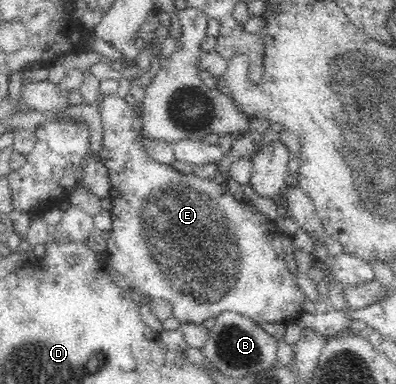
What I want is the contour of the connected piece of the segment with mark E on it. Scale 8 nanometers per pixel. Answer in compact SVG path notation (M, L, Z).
M118 94L102 95L100 99L101 101L96 104L98 111L100 111L100 117L102 117L103 144L97 154L102 159L104 166L106 166L106 172L110 177L110 197L112 200L112 209L109 211L112 217L112 229L105 251L105 255L108 256L108 266L120 273L138 294L149 296L152 301L156 299L168 301L173 308L172 316L181 323L203 324L204 320L208 320L208 318L215 319L225 312L241 314L260 325L264 324L264 322L282 322L284 325L294 323L296 314L303 312L302 307L306 295L300 289L297 276L289 272L288 265L286 265L286 259L284 259L286 257L284 250L286 239L275 221L266 219L264 215L258 213L254 206L234 197L227 188L227 183L221 179L209 180L194 174L184 174L170 165L152 160L152 158L148 157L148 153L144 151L144 147L142 147L141 136L132 127L133 112L130 110L129 102Z

